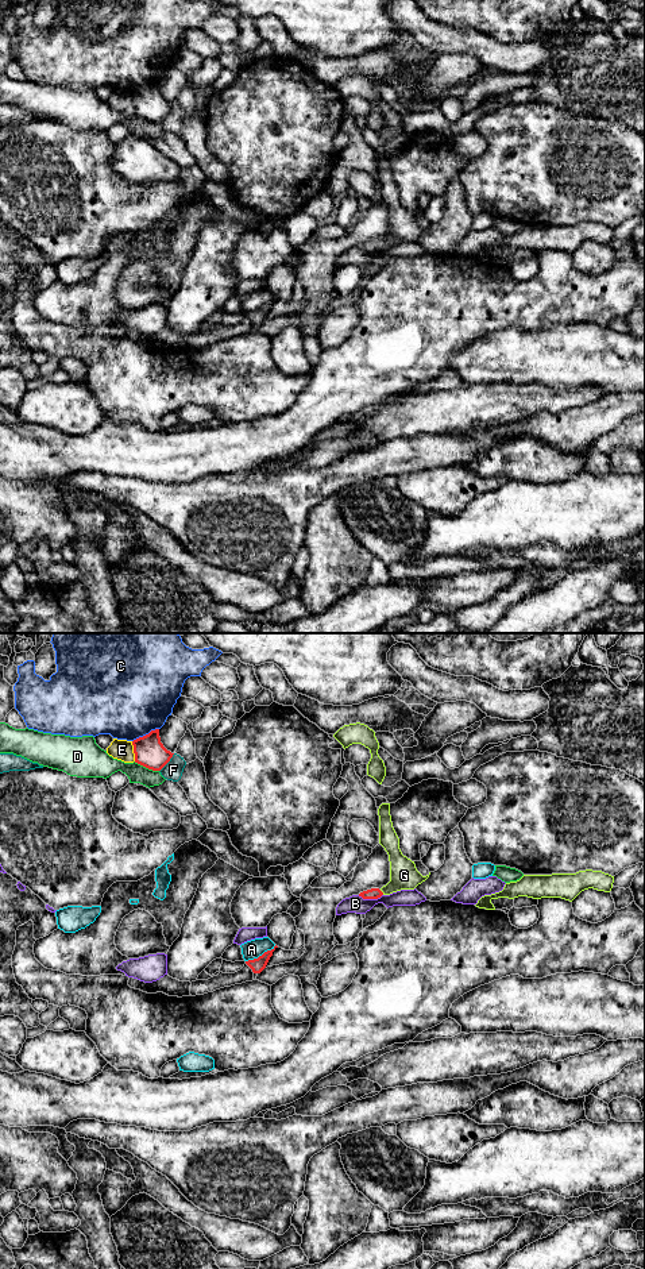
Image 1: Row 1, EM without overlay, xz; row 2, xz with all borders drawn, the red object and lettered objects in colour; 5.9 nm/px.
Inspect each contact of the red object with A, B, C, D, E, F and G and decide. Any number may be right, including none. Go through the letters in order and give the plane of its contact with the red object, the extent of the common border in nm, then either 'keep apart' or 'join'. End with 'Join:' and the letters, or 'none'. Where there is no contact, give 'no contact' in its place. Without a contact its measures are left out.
A: contact in xz; length 200 nm; keep apart
B: contact in xz; length 150 nm; keep apart
C: contact in xz; length 180 nm; keep apart
D: contact in xz; length 160 nm; keep apart
E: contact in xz; length 120 nm; keep apart
F: contact in xz; length 140 nm; keep apart
G: contact in xz; length 40 nm; join
Join: G

